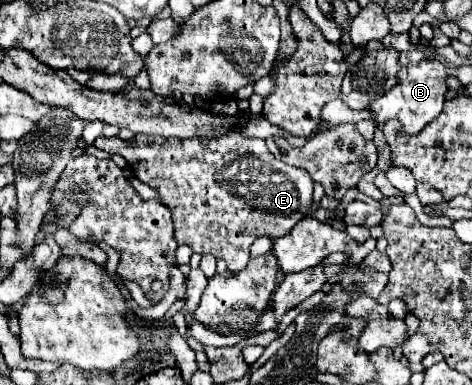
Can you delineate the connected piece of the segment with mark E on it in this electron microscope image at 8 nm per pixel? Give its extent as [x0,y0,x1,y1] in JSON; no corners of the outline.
[95,132,313,272]

